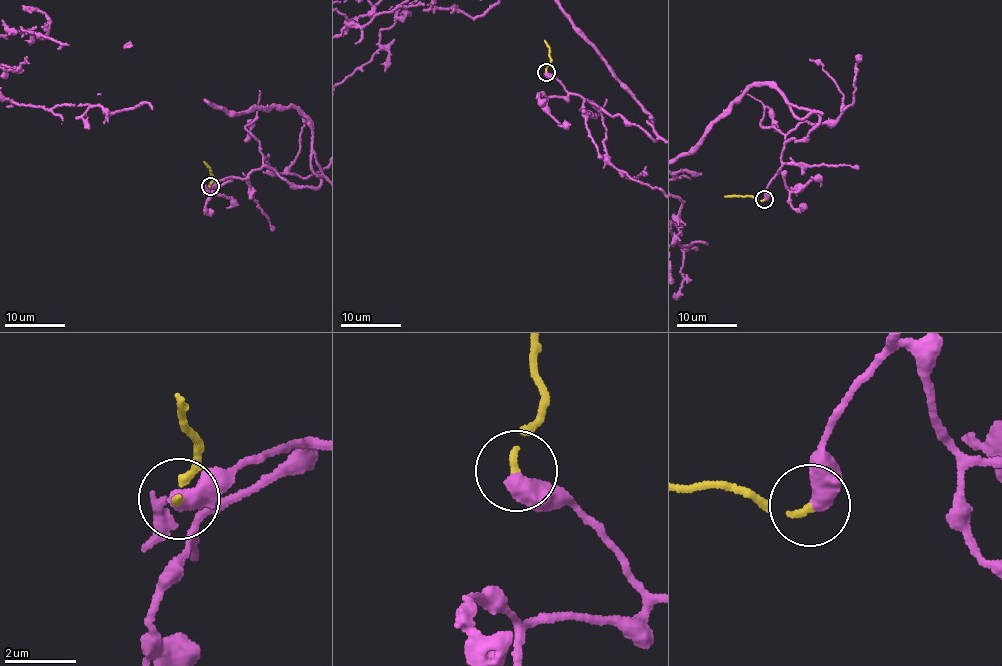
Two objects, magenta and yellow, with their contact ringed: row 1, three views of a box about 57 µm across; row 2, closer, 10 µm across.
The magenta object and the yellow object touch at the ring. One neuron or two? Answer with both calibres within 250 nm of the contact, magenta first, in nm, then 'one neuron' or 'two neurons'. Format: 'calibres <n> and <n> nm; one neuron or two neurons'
calibres 550 and 160 nm; one neuron

